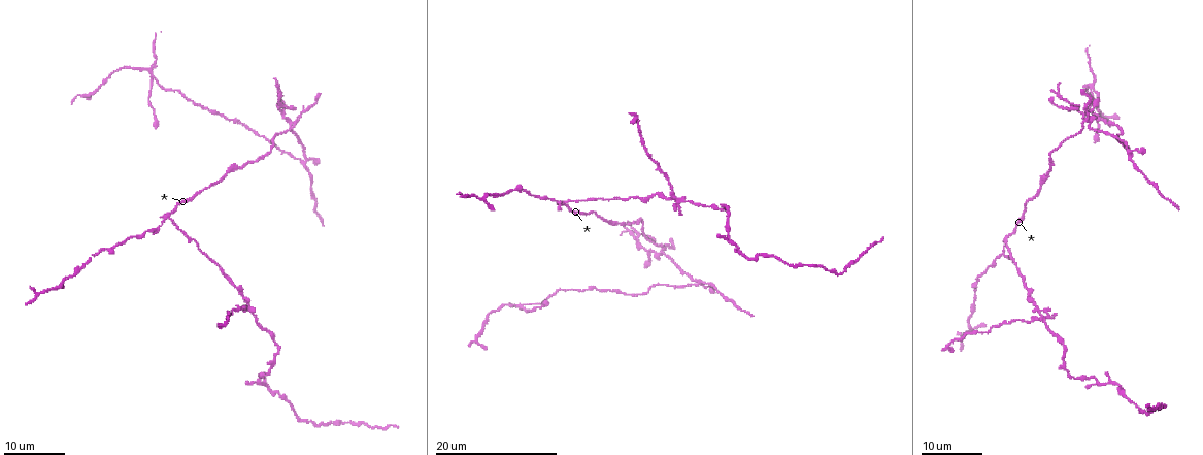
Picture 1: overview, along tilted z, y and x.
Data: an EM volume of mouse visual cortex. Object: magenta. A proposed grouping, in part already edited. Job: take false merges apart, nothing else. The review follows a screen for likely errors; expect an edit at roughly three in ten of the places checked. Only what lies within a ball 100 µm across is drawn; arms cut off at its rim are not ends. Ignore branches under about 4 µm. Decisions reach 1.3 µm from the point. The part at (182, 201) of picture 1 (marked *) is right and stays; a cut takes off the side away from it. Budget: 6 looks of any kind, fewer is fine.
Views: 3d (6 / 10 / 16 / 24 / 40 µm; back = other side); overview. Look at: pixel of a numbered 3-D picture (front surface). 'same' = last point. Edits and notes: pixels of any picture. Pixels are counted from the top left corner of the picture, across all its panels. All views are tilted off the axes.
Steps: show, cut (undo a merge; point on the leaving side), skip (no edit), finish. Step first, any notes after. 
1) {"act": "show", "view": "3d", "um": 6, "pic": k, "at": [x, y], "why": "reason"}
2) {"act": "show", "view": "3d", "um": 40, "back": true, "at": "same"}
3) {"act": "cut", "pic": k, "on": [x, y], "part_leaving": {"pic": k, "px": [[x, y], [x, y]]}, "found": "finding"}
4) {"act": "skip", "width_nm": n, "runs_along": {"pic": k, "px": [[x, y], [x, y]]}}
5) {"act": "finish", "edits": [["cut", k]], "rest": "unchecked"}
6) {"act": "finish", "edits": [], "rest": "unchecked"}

{"act": "show", "view": "3d", "um": 24, "pic": 1, "at": [166, 215], "why": "four arms meet"}

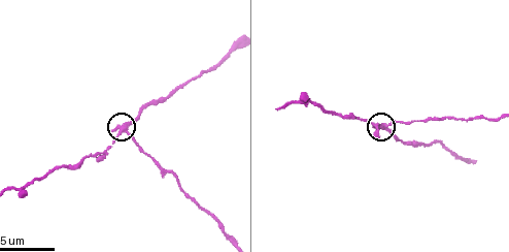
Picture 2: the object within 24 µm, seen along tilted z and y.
{"act": "show", "view": "3d", "um": 6, "pic": 2, "at": [124, 129], "why": "closer look"}

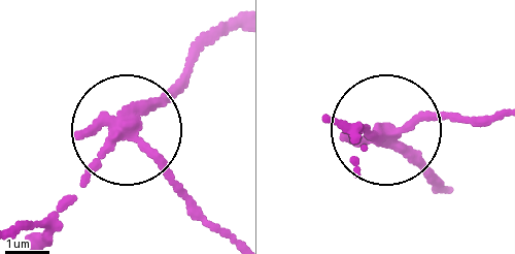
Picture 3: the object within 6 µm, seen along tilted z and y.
{"act": "cut", "pic": 3, "on": [171, 172], "side_arm_um": 33, "part_leaving": {"pic": 3, "px": [[127, 129], [234, 240]]}, "found": "a second neuron is stuck on"}

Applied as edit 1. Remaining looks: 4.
{"act": "show", "view": "overview", "why": "see it whole again"}

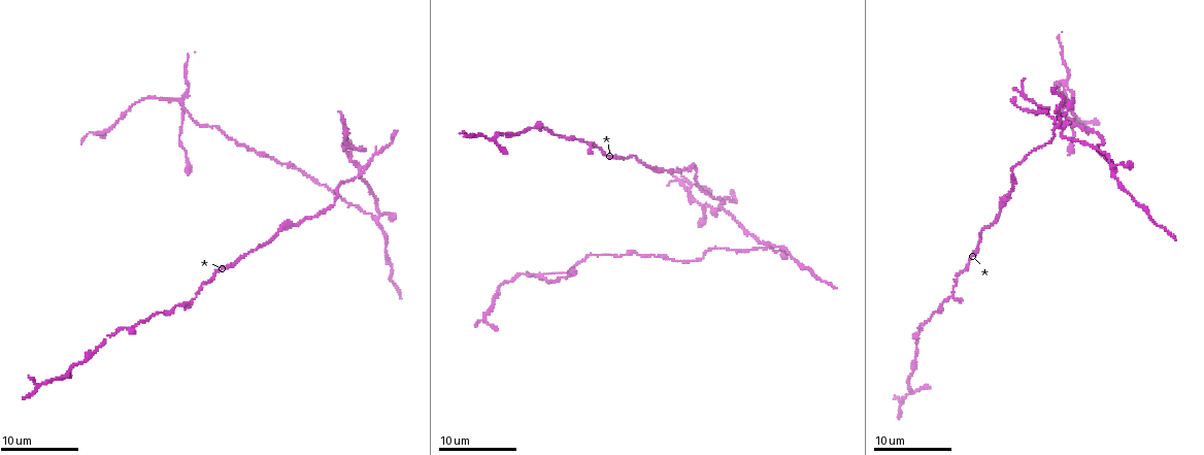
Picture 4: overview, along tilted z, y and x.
{"act": "show", "view": "3d", "um": 10, "pic": 4, "at": [917, 357], "why": "calibre changes"}

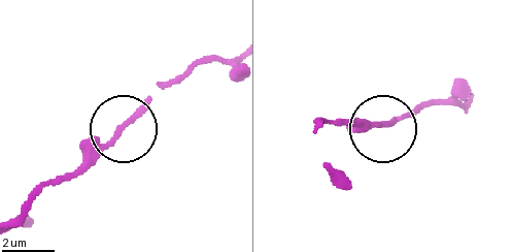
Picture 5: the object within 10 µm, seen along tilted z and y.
{"act": "skip", "runs_along": {"pic": 5, "px": [[234, 56], [202, 59], [164, 83], [79, 172]]}, "found": "all the same neuron"}

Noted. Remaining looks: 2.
{"act": "show", "view": "3d", "um": 10, "pic": 4, "at": [1062, 129], "why": "looks like a crossing"}

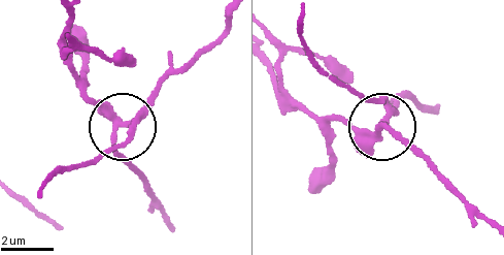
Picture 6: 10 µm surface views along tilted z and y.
{"act": "show", "view": "3d", "um": 6, "pic": 6, "at": [377, 131]}

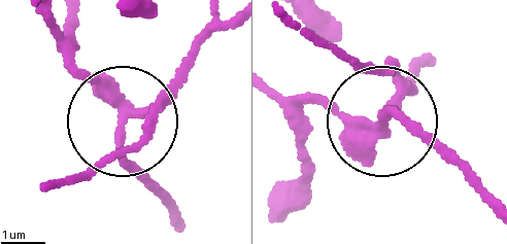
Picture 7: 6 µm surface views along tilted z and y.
{"act": "cut", "pic": 7, "on": [72, 67], "part_leaving": {"pic": 7, "px": [[372, 122], [425, 138], [487, 203]]}, "found": "two neurons meet here"}

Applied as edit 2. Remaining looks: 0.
{"act": "finish", "edits": [["cut", 3], ["cut", 7]], "rest": "unchecked"}

